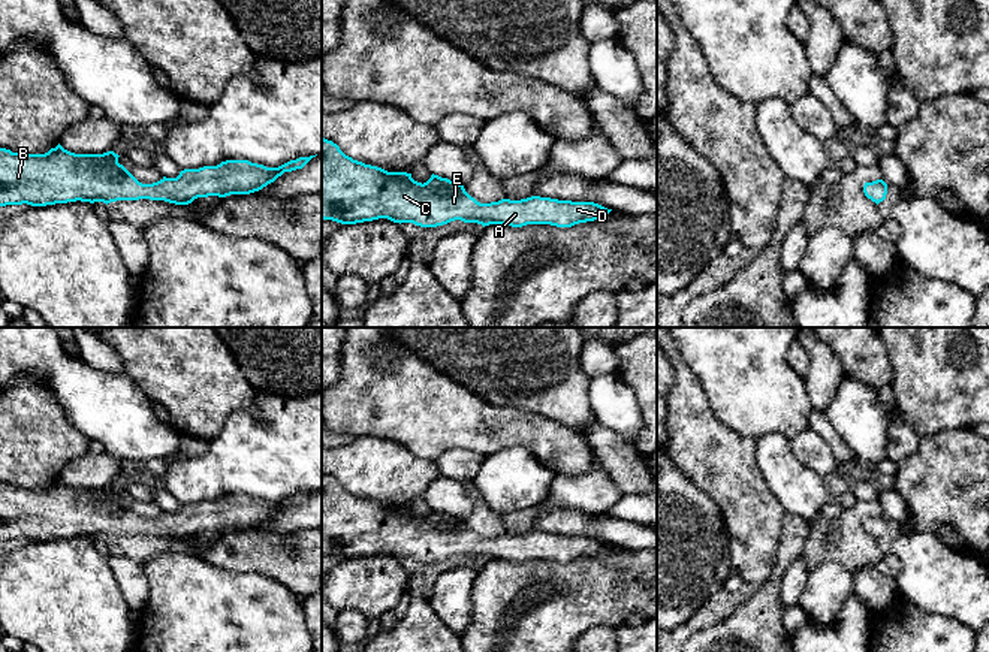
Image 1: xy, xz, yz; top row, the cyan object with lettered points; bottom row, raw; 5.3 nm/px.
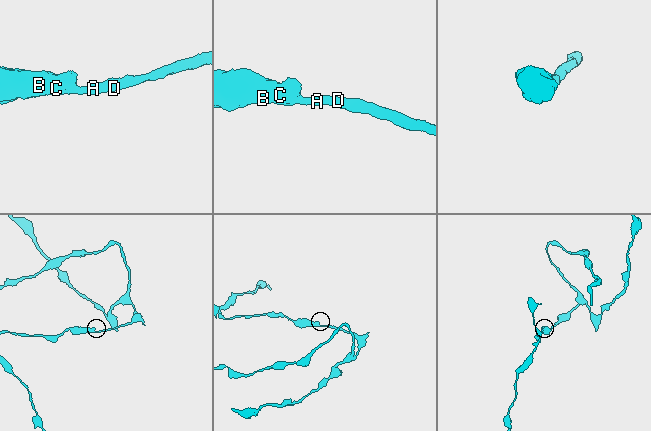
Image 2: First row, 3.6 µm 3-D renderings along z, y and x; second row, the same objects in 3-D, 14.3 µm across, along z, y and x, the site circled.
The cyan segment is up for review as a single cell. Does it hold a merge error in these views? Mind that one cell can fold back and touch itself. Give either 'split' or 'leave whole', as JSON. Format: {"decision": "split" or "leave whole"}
{"decision": "leave whole"}

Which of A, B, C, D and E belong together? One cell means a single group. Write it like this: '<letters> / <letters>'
A B C D E

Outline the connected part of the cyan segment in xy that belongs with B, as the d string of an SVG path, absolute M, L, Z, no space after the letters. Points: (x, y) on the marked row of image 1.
M60 144L45 154L22 154L0 148L0 206L31 205L46 206L67 202L103 202L117 200L165 200L175 205L189 205L198 197L230 194L250 194L274 182L284 172L302 169L313 157L299 157L278 167L266 167L248 160L226 160L217 166L199 169L184 169L177 178L163 176L153 184L139 182L123 164L118 154L108 151L103 154L75 154Z

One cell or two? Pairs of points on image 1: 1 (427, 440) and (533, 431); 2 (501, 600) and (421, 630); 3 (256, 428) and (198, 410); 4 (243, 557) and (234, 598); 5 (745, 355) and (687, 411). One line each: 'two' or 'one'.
1: one
2: two
3: two
4: two
5: two

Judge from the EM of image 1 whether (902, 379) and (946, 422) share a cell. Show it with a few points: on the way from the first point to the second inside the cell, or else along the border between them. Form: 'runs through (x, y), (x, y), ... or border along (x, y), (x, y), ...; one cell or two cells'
runs through (913, 389), (935, 411); one cell

